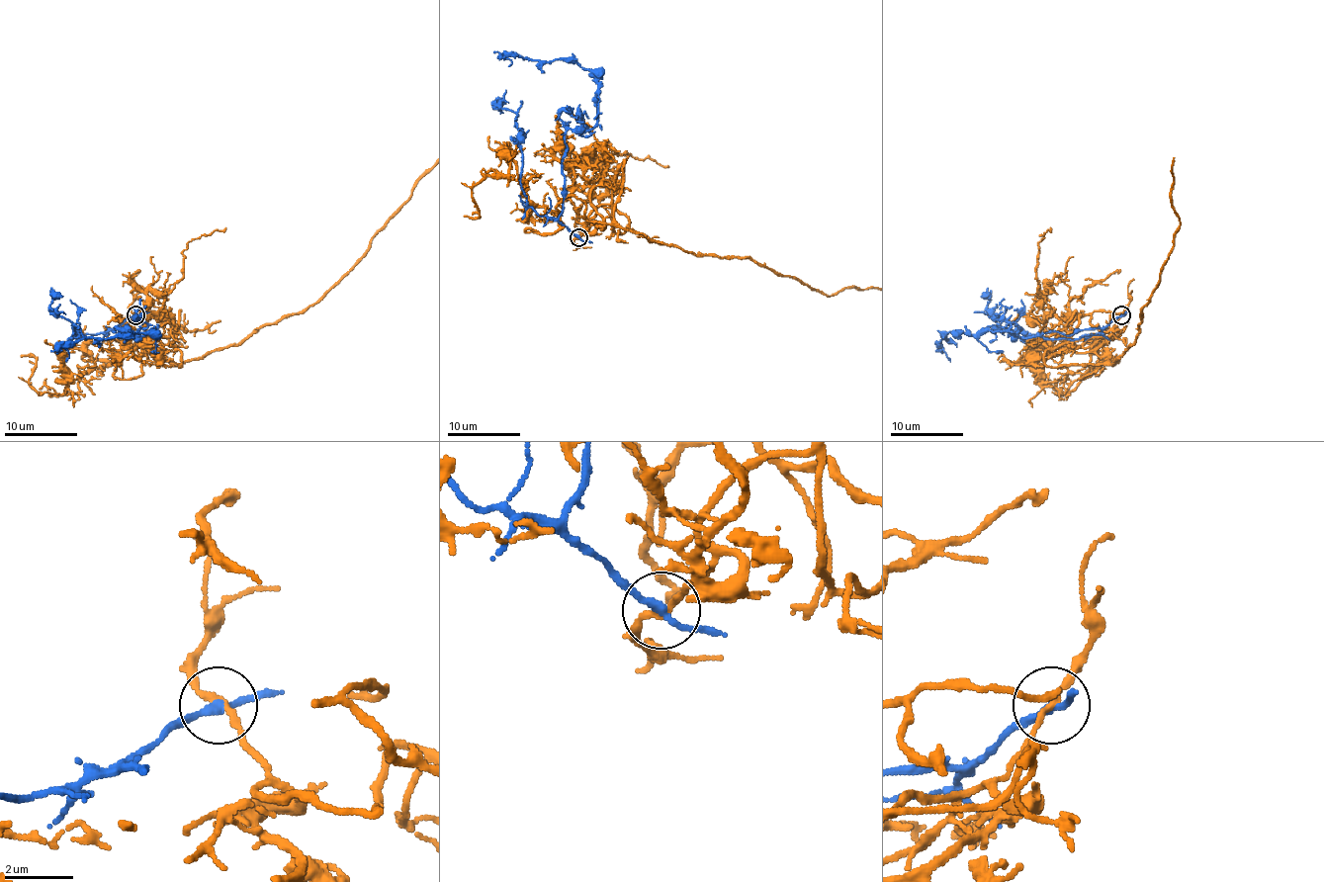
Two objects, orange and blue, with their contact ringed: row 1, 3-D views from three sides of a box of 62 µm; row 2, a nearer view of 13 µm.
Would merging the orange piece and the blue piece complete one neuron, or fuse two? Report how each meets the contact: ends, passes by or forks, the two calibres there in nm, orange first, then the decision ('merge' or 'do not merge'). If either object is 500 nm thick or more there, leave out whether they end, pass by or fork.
orange passes by | blue passes by | 180/190 nm | do not merge

